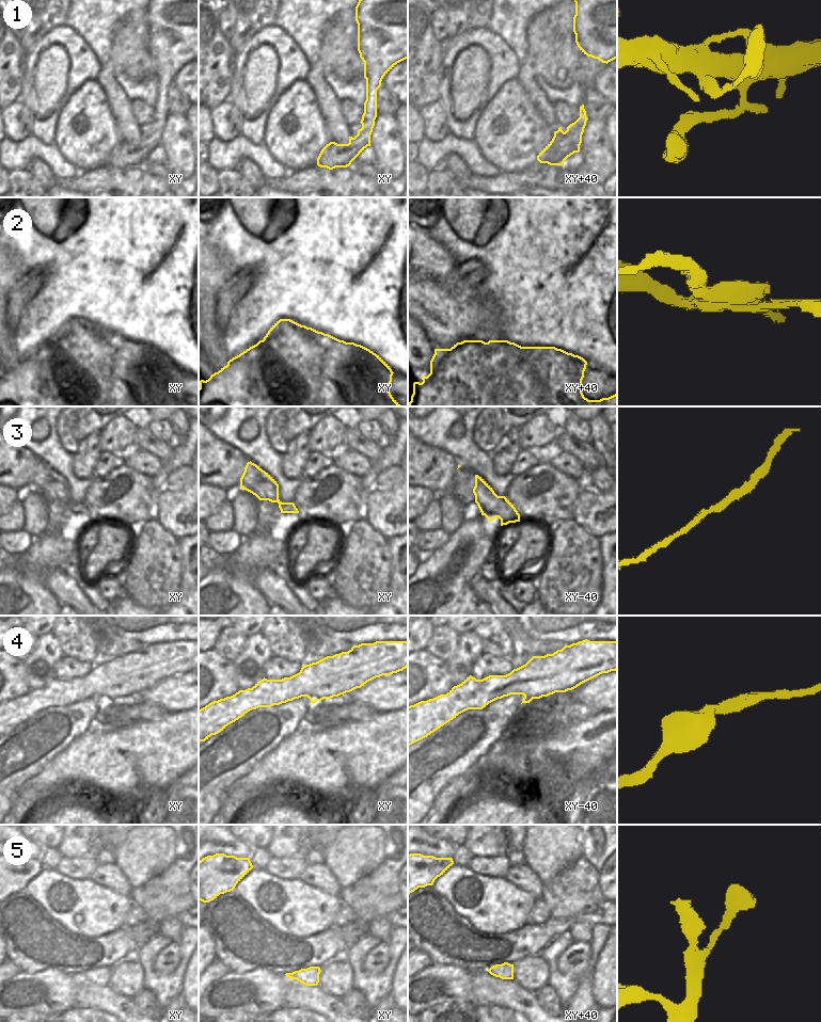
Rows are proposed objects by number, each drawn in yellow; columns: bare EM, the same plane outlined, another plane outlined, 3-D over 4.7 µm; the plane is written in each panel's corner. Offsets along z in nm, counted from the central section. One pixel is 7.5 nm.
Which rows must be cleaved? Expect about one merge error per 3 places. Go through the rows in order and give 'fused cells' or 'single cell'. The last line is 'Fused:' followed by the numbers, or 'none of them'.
1: single cell
2: fused cells
3: single cell
4: single cell
5: single cell
Fused: 2

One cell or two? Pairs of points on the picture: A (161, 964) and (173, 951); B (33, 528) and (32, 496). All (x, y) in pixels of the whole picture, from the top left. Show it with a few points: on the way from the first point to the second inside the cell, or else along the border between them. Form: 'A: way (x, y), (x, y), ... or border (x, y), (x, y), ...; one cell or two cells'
A: way (166, 960), (173, 955); one cell
B: way (33, 521), (33, 504); one cell

